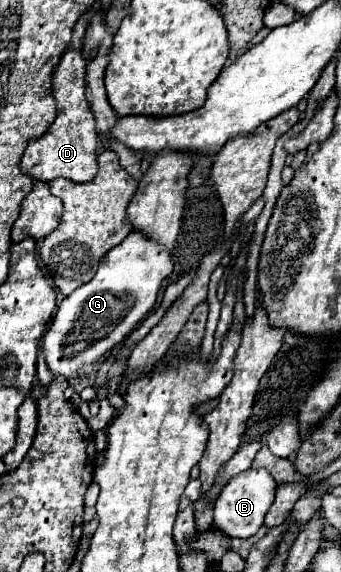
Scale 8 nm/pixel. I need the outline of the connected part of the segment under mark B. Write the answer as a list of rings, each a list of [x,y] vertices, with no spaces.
[[[249,468],[241,474],[233,476],[229,480],[227,488],[223,488],[219,498],[215,500],[215,508],[213,508],[215,520],[213,520],[213,524],[217,524],[217,528],[221,528],[229,538],[249,538],[249,536],[253,536],[261,528],[265,514],[267,514],[269,506],[273,504],[275,490],[277,490],[277,482],[265,470]]]

